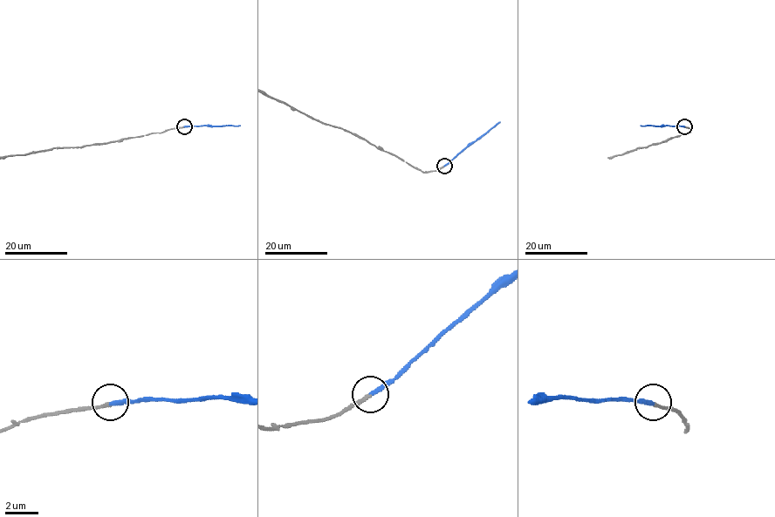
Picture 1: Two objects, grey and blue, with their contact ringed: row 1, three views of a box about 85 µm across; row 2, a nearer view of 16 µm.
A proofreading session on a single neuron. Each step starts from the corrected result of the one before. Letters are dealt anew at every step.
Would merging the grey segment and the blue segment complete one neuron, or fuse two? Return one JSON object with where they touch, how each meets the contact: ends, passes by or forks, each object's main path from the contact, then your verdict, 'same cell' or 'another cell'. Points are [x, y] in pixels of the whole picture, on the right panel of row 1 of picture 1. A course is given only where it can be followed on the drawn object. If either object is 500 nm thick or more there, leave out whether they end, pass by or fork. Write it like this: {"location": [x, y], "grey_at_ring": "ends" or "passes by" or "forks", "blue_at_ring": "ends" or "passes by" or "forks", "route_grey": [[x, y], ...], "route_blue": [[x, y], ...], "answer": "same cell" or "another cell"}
{"location": [684, 126], "grey_at_ring": "ends", "blue_at_ring": "ends", "route_blue": [[684, 126], [641, 125]], "answer": "same cell"}

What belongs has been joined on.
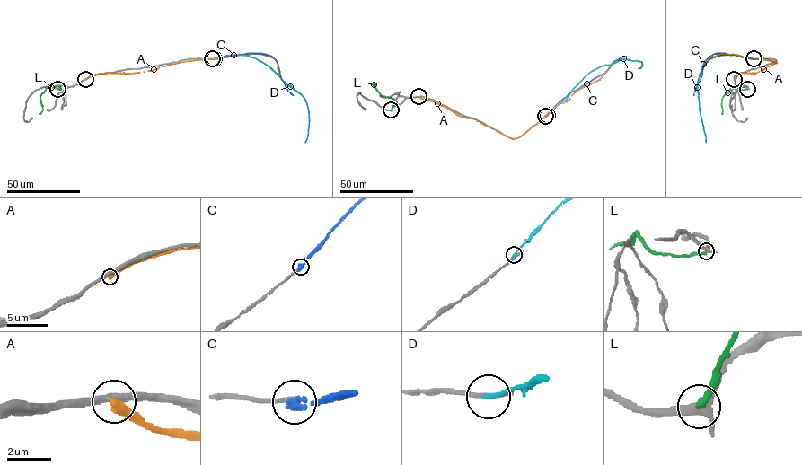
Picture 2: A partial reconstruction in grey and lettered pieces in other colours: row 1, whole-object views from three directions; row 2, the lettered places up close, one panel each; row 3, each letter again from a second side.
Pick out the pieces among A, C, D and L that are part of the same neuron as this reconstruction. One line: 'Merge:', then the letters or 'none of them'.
Merge: none of them

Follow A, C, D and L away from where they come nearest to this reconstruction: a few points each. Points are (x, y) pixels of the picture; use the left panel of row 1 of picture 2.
A: (85, 79), (99, 74), (139, 73), (180, 62), (240, 54), (261, 54), (273, 57), (280, 76)
C: (214, 58), (250, 53), (271, 56), (277, 62), (286, 89), (293, 95)
D: (212, 58), (234, 55), (255, 57), (299, 92), (306, 102), (308, 112), (304, 142)
L: (57, 89), (60, 88), (55, 85), (46, 88), (39, 97), (43, 110), (39, 114)

